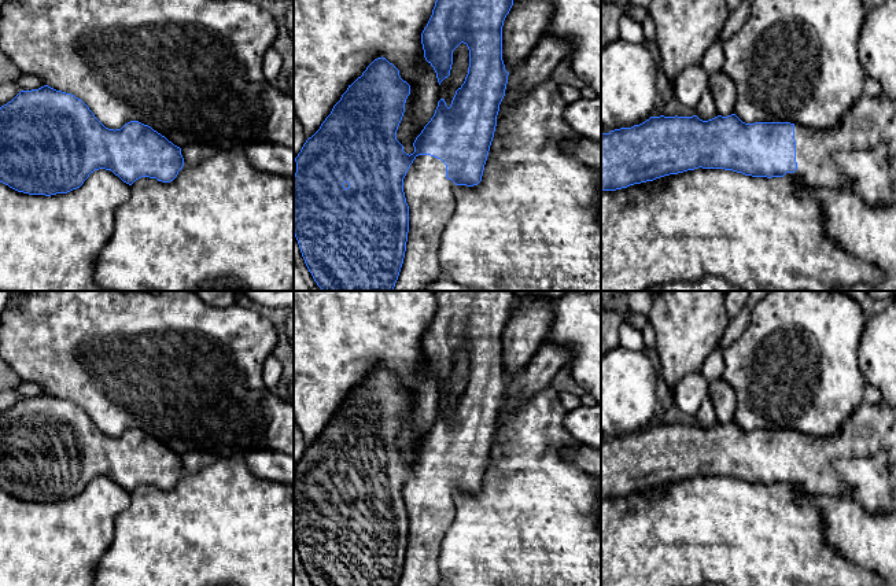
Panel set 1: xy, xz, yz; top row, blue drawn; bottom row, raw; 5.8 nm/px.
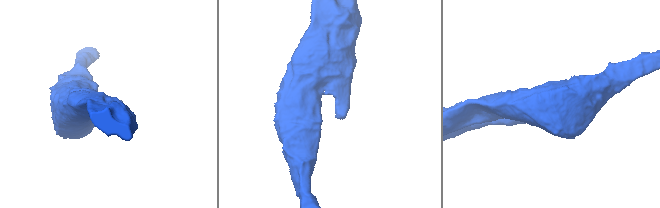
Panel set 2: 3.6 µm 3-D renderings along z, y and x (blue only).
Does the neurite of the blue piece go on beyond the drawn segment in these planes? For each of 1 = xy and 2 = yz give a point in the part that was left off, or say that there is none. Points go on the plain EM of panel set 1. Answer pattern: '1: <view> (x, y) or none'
1: none
2: yz (870, 428)

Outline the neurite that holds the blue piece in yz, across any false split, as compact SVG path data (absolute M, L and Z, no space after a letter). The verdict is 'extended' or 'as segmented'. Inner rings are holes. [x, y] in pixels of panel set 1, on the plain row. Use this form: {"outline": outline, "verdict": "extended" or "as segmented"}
{"outline": "M862 402L836 434L822 438L790 430L745 431L735 421L708 428L697 423L650 424L639 432L601 441L601 498L616 498L698 475L733 478L752 484L789 484L808 495L840 498L847 487L833 461L881 452L896 468L896 406L885 402Z", "verdict": "extended"}

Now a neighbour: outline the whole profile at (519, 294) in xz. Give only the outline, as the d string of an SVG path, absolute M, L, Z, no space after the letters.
M513 291L516 298L523 298L523 296L531 296L531 295L543 295L550 299L563 296L568 292L594 292L594 291Z

